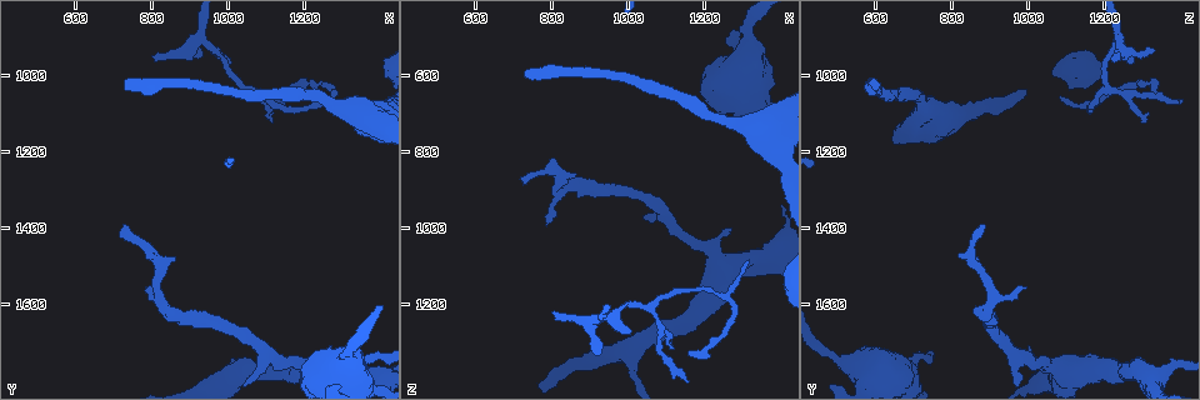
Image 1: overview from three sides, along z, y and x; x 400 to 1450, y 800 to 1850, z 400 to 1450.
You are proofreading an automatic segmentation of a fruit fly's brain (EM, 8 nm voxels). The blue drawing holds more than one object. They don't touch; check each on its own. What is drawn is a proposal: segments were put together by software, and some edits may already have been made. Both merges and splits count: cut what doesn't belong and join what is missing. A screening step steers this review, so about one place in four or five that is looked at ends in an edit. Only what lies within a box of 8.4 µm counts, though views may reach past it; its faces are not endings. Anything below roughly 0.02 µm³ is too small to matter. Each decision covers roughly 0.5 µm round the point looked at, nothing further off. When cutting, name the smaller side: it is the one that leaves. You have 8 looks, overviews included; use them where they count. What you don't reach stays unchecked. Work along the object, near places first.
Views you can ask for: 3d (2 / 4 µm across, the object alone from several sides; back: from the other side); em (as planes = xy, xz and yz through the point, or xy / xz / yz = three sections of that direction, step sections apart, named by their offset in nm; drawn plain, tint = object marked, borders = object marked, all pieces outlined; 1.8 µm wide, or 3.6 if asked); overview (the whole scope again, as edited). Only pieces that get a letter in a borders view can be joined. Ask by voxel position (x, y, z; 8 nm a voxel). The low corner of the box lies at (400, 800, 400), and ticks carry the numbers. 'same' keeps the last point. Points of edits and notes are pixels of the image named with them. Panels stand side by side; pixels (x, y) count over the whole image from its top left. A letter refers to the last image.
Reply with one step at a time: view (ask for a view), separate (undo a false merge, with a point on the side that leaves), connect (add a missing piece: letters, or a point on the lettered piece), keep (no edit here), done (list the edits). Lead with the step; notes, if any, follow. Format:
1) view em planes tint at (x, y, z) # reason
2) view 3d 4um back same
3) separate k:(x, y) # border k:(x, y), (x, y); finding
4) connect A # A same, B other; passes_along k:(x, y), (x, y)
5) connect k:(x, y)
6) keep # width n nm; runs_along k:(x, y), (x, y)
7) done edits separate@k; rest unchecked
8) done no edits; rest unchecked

view 3d 4um at (715, 1395, 890) # free end

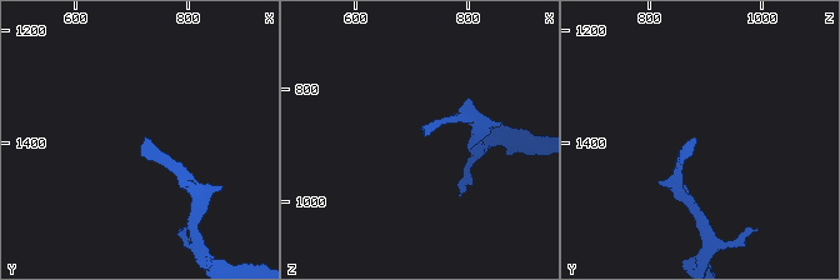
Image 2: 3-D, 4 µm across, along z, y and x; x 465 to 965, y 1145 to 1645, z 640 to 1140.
view em planes borders at (725, 1395, 885)

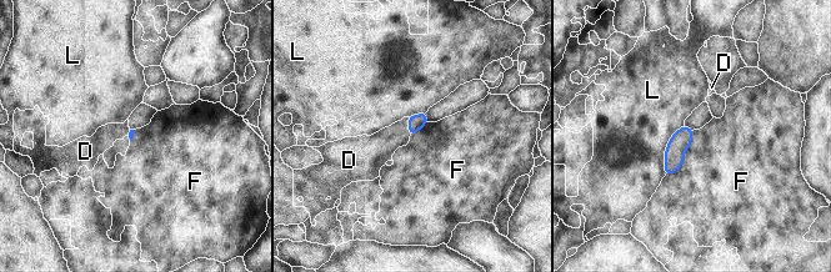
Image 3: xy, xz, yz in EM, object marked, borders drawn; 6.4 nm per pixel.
connect D # D same, F other, L other; passes_along 3:(416, 122), (409, 126), (378, 149); the neuron continues

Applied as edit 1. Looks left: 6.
view overview # redraw

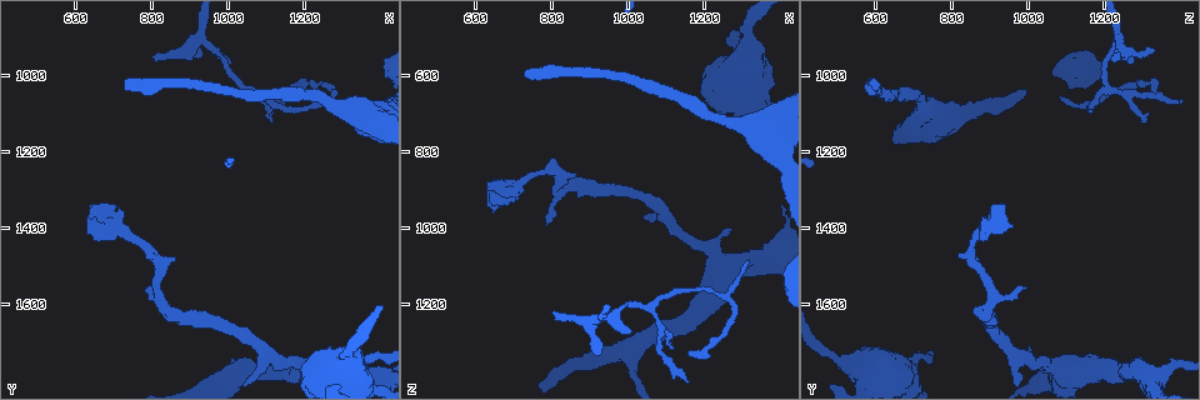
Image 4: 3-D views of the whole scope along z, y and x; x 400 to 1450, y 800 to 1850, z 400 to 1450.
view 3d 4um at (730, 1010, 590)

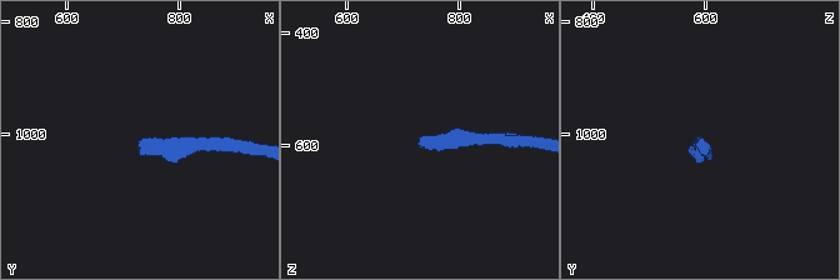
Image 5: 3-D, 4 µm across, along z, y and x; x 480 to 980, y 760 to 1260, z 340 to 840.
view em yz step 16 tint at (725, 1010, 590)

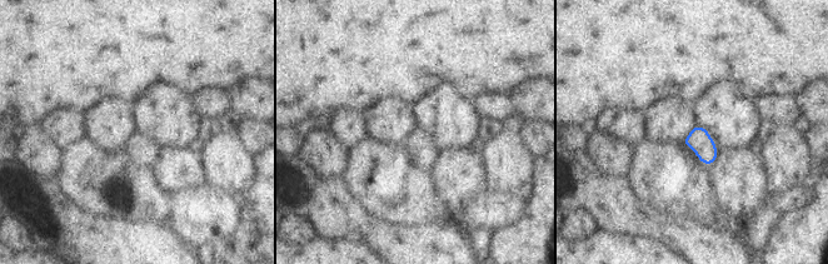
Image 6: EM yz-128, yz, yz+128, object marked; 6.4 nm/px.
view em xy step 4 borders same

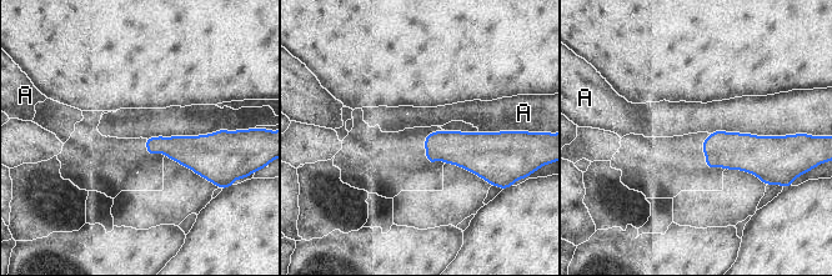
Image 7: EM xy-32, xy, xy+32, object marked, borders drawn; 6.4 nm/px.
keep # A other; no lettered piece goes on from it

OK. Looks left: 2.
view em planes borders at (925, 930, 1330) # branch stops here

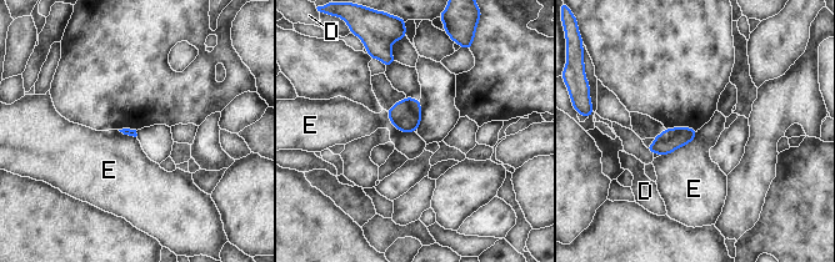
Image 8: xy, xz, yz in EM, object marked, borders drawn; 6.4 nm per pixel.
keep # D other, E other; no lettered piece goes on from it

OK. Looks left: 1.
done edits connect@3; rest unchecked

